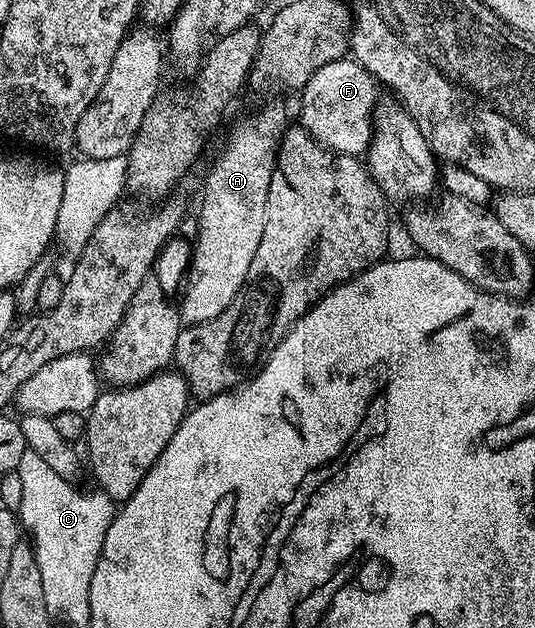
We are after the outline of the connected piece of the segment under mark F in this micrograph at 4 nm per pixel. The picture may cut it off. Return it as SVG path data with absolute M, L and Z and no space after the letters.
M350 57L317 68L302 86L303 99L299 102L299 118L304 130L321 145L337 154L362 155L371 142L373 115L377 105L377 83L374 76Z

